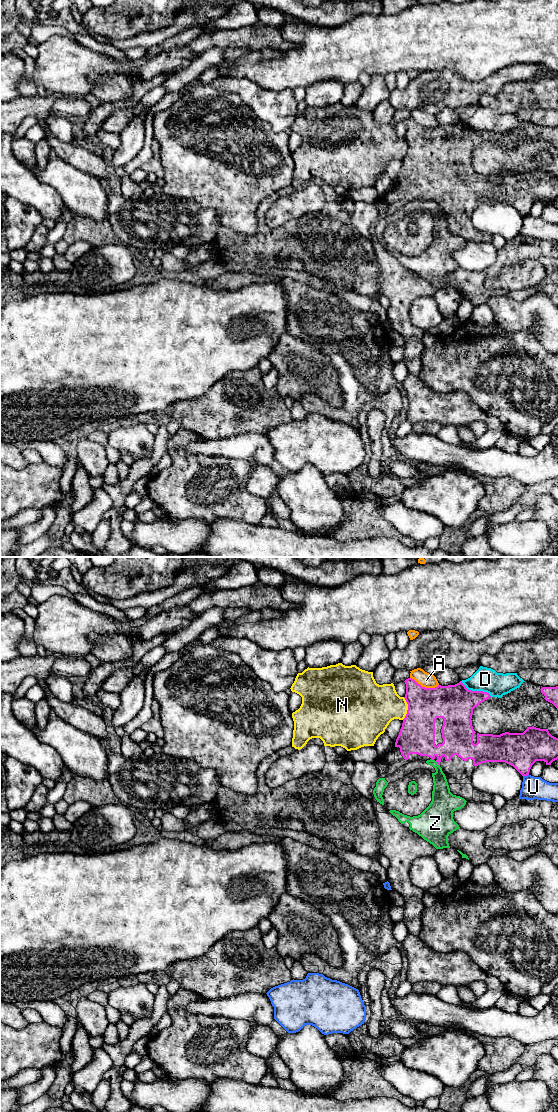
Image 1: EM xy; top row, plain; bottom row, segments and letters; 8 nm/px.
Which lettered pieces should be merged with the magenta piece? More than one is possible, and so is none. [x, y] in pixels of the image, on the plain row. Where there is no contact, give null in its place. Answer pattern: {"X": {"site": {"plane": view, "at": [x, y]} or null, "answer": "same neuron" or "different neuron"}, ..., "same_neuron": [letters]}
{"A": {"site": {"plane": "xy", "at": [424, 127]}, "answer": "different neuron"}, "D": {"site": {"plane": "xy", "at": [476, 131]}, "answer": "different neuron"}, "N": {"site": {"plane": "xy", "at": [408, 148]}, "answer": "different neuron"}, "U": {"site": {"plane": "xy", "at": [525, 215]}, "answer": "different neuron"}, "Z": {"site": {"plane": "xy", "at": [437, 203]}, "answer": "different neuron"}, "same_neuron": []}

